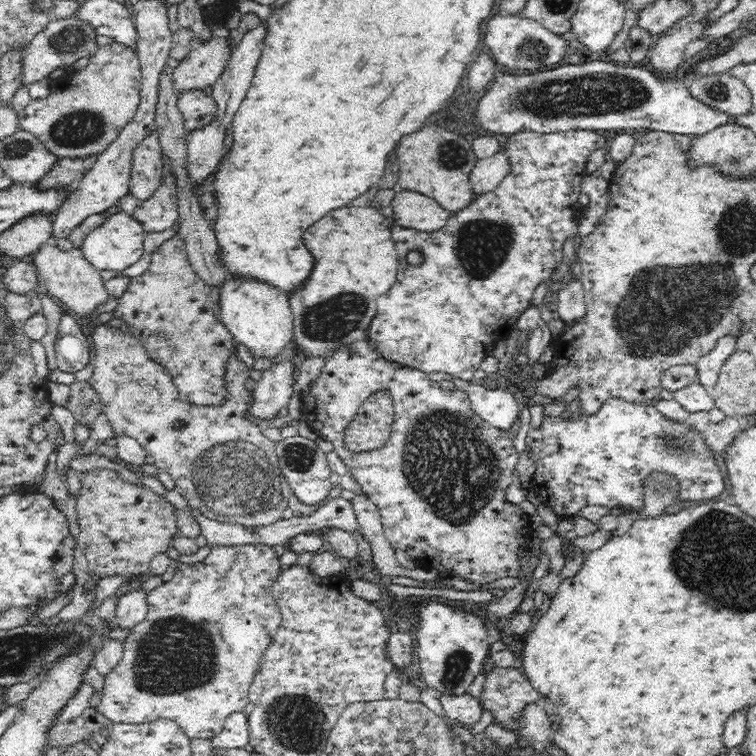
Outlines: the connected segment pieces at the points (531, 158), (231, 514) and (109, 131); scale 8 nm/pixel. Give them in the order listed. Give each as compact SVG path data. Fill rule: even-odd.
M578 128L554 132L525 130L507 135L507 139L501 145L507 164L509 164L506 176L493 191L473 198L465 207L453 212L442 228L428 234L426 231L406 228L395 223L390 225L390 234L395 244L398 260L400 260L398 262L398 280L396 280L396 284L392 286L392 290L386 296L378 298L378 310L376 310L376 316L371 320L366 338L386 359L398 362L402 366L420 369L424 373L441 372L442 374L448 374L452 379L460 378L460 380L464 381L474 379L473 372L481 366L481 362L492 348L493 342L506 337L513 330L513 322L530 306L538 284L541 283L542 279L548 278L561 262L561 258L564 256L562 246L566 238L573 238L578 232L579 218L577 218L577 213L581 212L580 194L582 194L582 176L586 174L585 165L588 156L594 150L598 150L598 148L606 149L609 146L609 140L606 139L606 136L597 130ZM410 252L416 252L422 262L412 264L408 260ZM458 260L462 262L462 266L466 270L456 270Z
M106 324L98 325L89 333L95 343L96 363L88 383L100 393L101 411L107 415L116 434L136 439L147 455L154 457L160 471L168 474L176 483L176 492L210 520L250 528L270 526L281 520L282 512L294 491L279 469L274 444L264 434L262 438L254 434L255 424L244 418L244 413L248 410L246 400L251 393L243 385L249 376L249 369L244 363L233 356L228 360L226 379L230 387L230 398L222 407L194 407L179 400L166 369L148 360L142 345L129 333L122 333Z
M116 42L108 45L104 45L100 50L93 56L92 59L88 60L88 66L84 68L81 72L76 72L73 65L70 65L64 69L65 77L68 79L66 84L58 86L57 90L51 90L51 93L46 96L46 98L40 98L36 100L31 100L24 109L18 113L19 127L34 135L42 147L42 150L53 154L56 157L67 156L67 157L77 157L78 155L88 155L88 154L99 154L103 151L122 130L123 126L134 116L136 109L139 105L140 89L141 89L141 65L139 64L139 58L136 52L132 52L129 48L122 46Z

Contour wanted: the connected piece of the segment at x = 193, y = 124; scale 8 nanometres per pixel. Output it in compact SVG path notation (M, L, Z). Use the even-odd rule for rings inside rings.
M202 88L181 90L177 106L186 130L208 126L218 118L217 102Z

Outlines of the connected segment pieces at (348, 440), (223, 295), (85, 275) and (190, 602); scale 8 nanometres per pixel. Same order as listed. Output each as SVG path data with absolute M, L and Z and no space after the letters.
M385 392L368 397L348 422L344 436L345 448L354 453L366 453L386 446L392 414L391 401Z
M231 278L220 288L220 310L220 322L236 343L246 346L252 358L271 361L280 358L284 348L295 338L289 297L267 284Z
M52 241L43 242L31 252L31 265L37 272L37 278L44 282L47 292L58 300L63 307L74 310L80 319L94 311L94 308L106 302L108 298L105 282L99 270L84 256L81 247L60 250Z
M255 542L217 546L200 562L179 563L168 582L150 590L148 613L129 628L130 634L123 640L122 660L105 677L102 700L96 709L115 723L169 720L189 739L209 739L222 732L229 716L248 706L252 682L262 668L262 656L282 624L271 586L283 568L270 545Z

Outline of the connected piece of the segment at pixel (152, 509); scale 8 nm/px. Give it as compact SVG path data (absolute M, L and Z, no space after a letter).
M94 469L82 477L82 488L75 497L77 521L80 528L79 548L82 549L92 571L98 571L102 578L114 574L140 576L148 572L152 558L158 552L166 552L170 538L177 532L173 505L164 497L148 488L124 482L118 474L109 470Z

